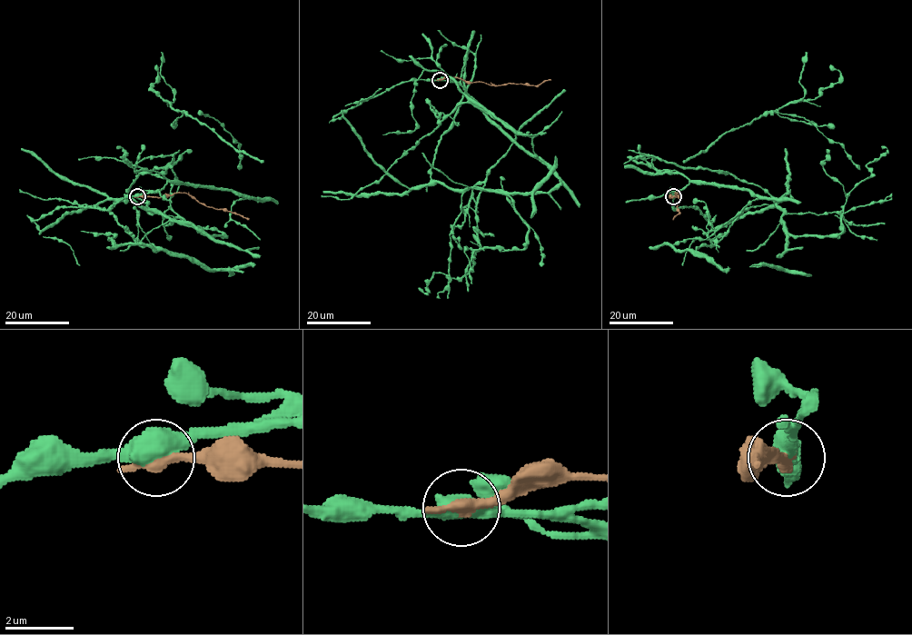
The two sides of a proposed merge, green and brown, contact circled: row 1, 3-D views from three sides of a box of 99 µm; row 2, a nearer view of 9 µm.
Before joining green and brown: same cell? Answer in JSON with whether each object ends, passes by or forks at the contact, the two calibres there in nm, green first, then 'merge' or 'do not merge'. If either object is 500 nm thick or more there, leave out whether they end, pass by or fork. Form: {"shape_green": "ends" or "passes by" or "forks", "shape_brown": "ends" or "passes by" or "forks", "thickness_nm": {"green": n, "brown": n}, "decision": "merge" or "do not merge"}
{"thickness_nm": {"green": 550, "brown": 420}, "decision": "do not merge"}

